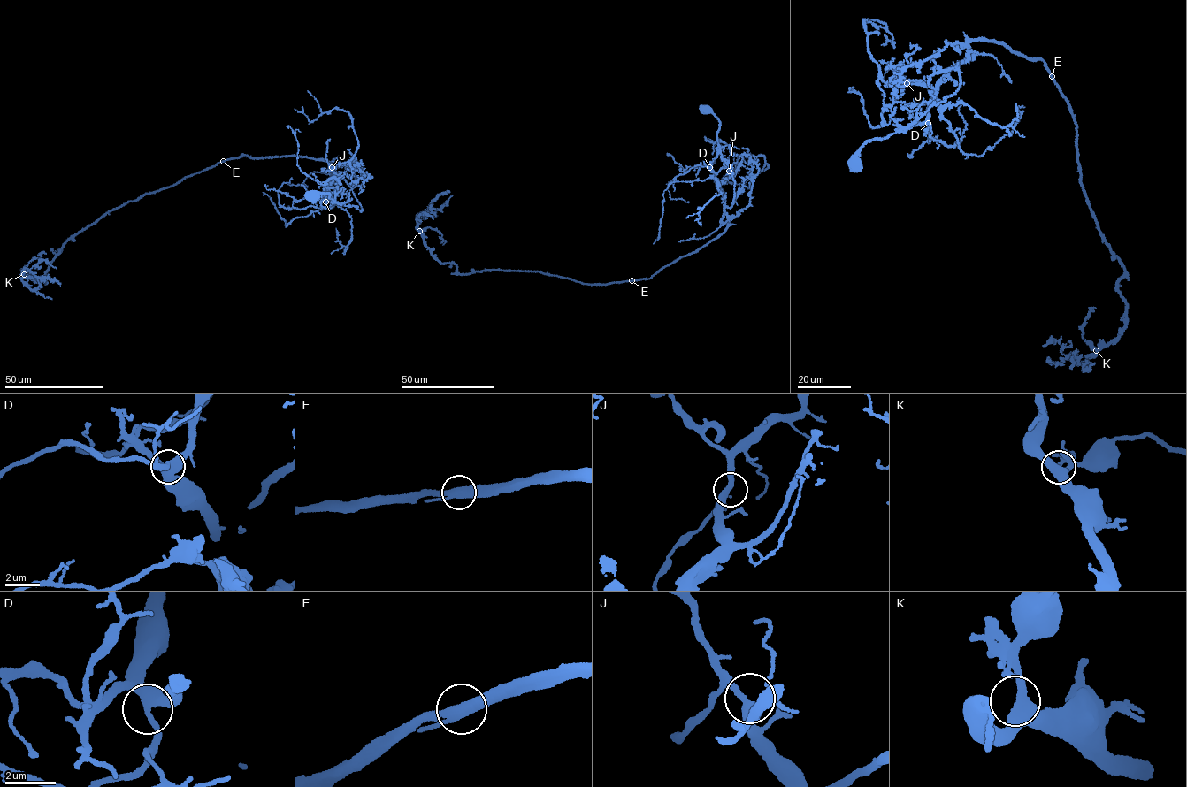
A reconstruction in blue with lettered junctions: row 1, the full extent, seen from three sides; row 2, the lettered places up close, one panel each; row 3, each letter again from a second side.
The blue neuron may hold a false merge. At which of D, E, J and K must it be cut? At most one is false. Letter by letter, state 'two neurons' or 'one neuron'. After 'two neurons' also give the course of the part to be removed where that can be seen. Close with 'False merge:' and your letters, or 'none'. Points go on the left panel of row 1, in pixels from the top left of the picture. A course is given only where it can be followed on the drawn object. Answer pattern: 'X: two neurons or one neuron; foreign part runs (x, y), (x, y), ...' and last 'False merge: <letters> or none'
D: one neuron
E: one neuron
J: one neuron
K: one neuron
False merge: none

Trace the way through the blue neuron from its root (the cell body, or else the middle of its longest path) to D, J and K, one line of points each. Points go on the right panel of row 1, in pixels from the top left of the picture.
D: (856, 162), (866, 142), (888, 136), (915, 123), (928, 123)
J: (856, 162), (866, 142), (928, 120), (928, 103), (933, 90), (919, 83), (907, 83)
K: (856, 162), (928, 120), (968, 42), (1041, 59), (1123, 269), (1125, 324), (1096, 350)

